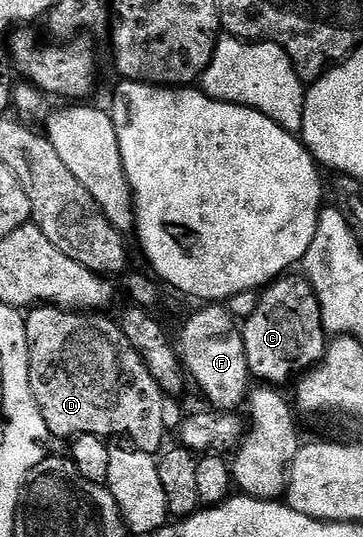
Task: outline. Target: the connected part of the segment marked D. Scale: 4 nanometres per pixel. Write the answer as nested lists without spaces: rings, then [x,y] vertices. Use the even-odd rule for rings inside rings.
[[[40,304],[26,315],[29,380],[37,408],[41,408],[41,416],[45,416],[45,424],[56,439],[74,440],[81,434],[92,434],[108,440],[119,438],[115,440],[126,440],[141,452],[158,455],[164,449],[163,433],[167,430],[163,389],[157,380],[153,380],[137,348],[129,344],[129,336],[125,336],[123,327],[118,321],[111,319],[110,322],[107,316],[103,312],[63,310],[50,304]]]

